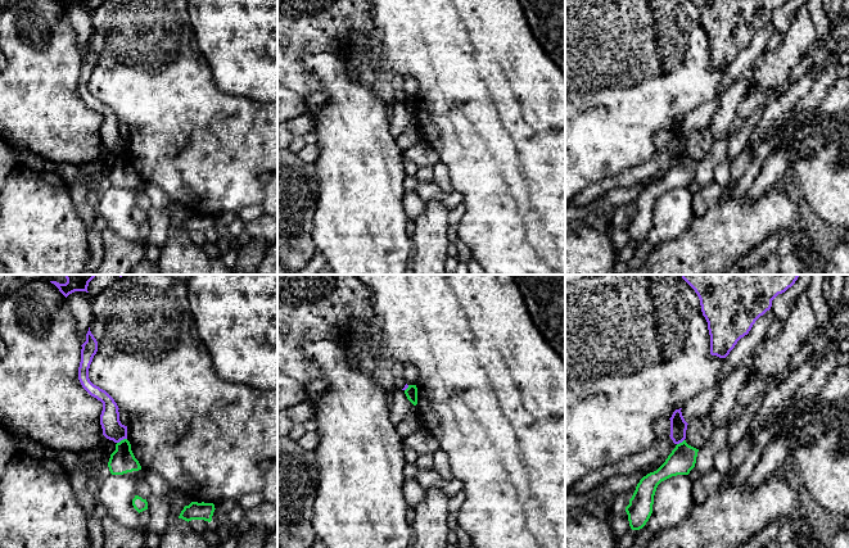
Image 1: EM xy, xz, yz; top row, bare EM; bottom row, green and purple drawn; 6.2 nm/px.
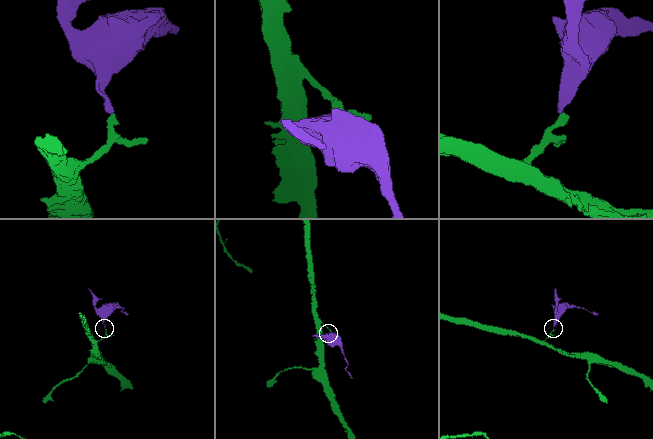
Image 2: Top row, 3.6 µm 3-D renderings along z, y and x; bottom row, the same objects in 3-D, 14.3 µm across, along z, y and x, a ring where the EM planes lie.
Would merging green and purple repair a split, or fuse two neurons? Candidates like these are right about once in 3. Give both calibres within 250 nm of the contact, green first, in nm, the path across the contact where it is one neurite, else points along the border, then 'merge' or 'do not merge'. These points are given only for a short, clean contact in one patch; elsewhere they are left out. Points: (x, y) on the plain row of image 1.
160/130 nm | along xy (126, 150), (117, 155) | do not merge

